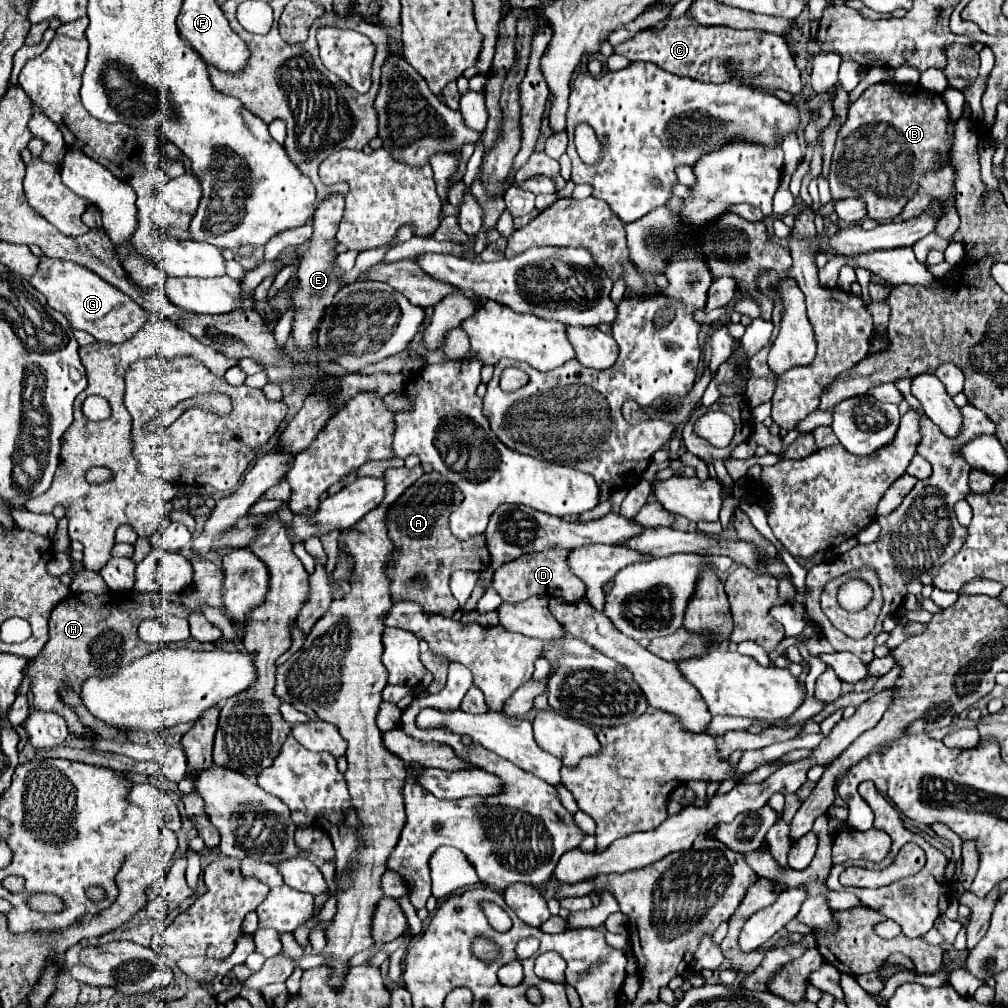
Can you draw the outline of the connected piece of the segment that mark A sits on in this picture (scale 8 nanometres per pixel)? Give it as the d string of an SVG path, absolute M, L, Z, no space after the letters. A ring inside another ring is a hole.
M433 470L429 474L423 474L391 506L385 524L389 528L389 538L395 544L395 550L391 554L391 562L387 568L387 574L391 578L393 602L413 600L413 602L419 602L431 614L453 616L460 605L455 598L451 598L449 576L455 570L483 572L489 568L491 556L485 544L485 534L475 536L471 540L459 540L449 530L449 516L461 502L463 502L463 492L459 492L455 484L451 484L445 476L439 476L439 472ZM417 576L427 578L425 590L409 588L411 580L415 580Z

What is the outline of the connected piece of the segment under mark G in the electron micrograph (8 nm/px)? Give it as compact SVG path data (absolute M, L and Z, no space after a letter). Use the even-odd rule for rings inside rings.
M43 256L37 274L31 278L31 284L47 298L51 308L61 312L69 320L73 328L89 332L99 342L111 342L111 344L125 342L147 320L147 312L135 300L131 300L127 294L119 292L115 286L95 276L95 272L81 268L79 264L73 262L51 260Z

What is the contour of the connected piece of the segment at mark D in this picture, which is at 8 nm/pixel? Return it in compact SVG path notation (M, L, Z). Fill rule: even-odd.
M549 548L547 552L529 552L527 556L519 556L519 560L507 562L493 574L493 588L505 602L523 602L531 596L559 596L573 604L575 600L585 596L583 582L571 574L567 564L565 548Z

